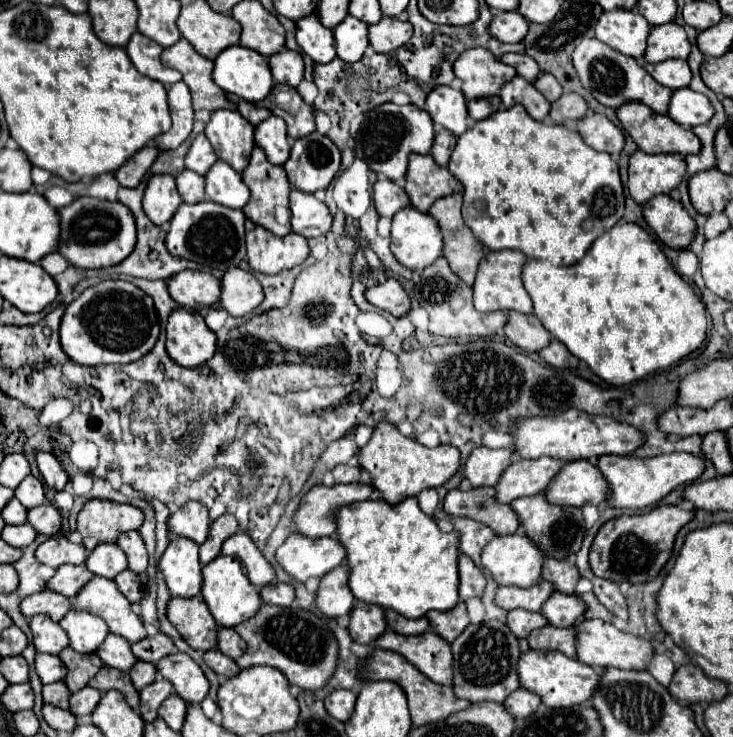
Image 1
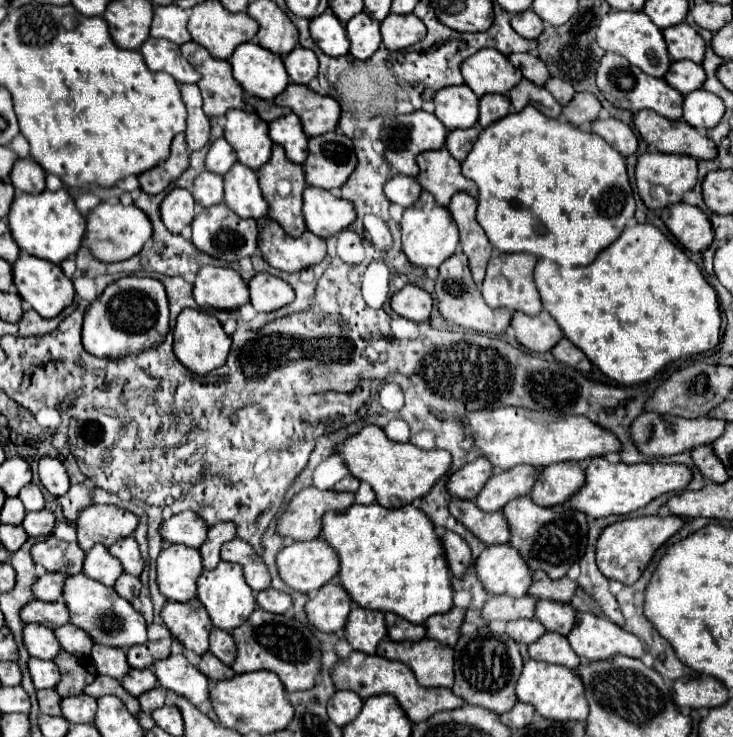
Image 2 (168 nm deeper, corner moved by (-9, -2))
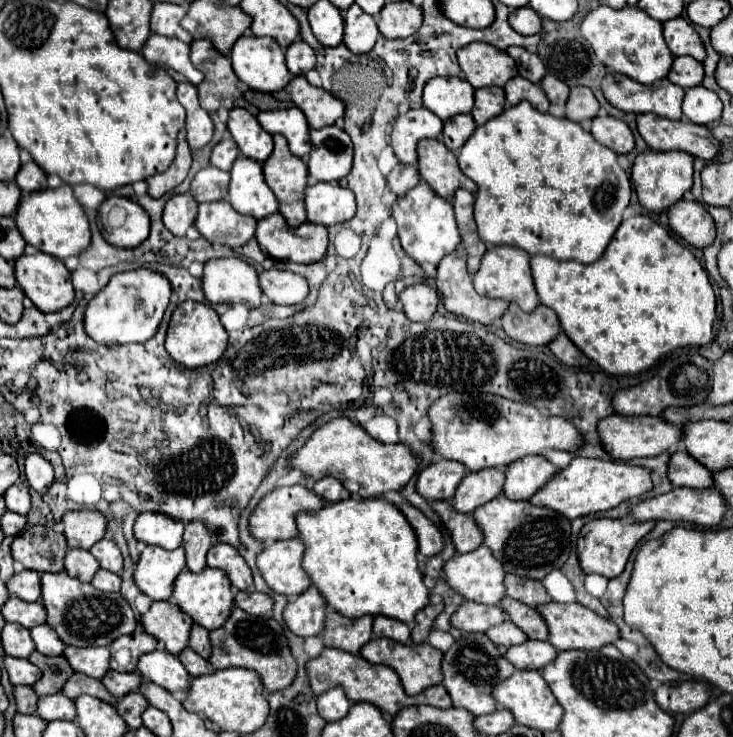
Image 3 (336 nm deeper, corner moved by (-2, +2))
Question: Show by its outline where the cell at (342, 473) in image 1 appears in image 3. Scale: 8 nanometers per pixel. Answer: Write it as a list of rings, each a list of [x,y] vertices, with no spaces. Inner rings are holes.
[[[325,476],[325,478],[321,478],[321,488],[319,488],[319,480],[315,482],[313,492],[315,492],[317,496],[321,496],[325,504],[333,504],[333,502],[341,500],[343,484],[341,484],[337,478],[333,478],[333,476]]]

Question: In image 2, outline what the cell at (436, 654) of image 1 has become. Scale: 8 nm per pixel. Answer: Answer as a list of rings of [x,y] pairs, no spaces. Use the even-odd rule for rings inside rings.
[[[386,638],[378,644],[378,654],[410,666],[422,686],[452,688],[454,684],[454,650],[436,640],[392,642]]]

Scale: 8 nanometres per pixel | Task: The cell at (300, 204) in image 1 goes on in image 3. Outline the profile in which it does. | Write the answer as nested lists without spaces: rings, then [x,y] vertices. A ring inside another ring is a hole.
[[[313,182],[305,198],[307,220],[323,226],[349,222],[355,216],[355,194],[335,182]]]

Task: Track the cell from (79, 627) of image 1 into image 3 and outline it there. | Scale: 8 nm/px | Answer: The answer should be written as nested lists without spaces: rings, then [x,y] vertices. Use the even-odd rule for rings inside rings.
[[[47,624],[31,628],[31,638],[35,642],[35,650],[43,656],[59,656],[65,650],[65,644],[57,640],[57,634],[53,634],[53,628],[47,628]]]

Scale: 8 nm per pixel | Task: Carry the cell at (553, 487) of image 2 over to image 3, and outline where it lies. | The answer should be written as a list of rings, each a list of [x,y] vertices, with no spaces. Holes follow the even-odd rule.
[[[523,456],[505,466],[503,494],[509,500],[529,500],[529,496],[533,496],[537,488],[543,488],[545,482],[557,474],[557,470],[559,468],[555,468],[543,456]]]

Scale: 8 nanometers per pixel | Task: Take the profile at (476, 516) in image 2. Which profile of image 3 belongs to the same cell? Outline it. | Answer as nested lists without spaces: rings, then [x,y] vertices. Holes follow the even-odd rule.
[[[431,502],[431,508],[439,514],[443,524],[449,530],[449,536],[455,544],[455,550],[459,554],[465,554],[469,550],[475,550],[483,544],[481,530],[477,528],[471,514],[457,512],[449,502]]]

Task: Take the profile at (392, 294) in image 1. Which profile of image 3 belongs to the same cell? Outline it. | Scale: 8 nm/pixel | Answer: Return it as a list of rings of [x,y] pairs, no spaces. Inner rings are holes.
[[[413,284],[399,294],[399,300],[403,302],[403,312],[409,320],[429,322],[437,312],[439,294],[427,284]]]

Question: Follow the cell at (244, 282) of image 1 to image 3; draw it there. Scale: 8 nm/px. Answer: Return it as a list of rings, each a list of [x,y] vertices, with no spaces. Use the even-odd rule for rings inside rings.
[[[265,270],[259,274],[261,290],[273,304],[299,304],[309,294],[309,284],[303,276],[289,270]]]

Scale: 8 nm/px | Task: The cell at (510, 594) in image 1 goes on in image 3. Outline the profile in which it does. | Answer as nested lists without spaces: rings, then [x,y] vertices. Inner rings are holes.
[[[465,600],[451,616],[451,626],[461,632],[487,632],[491,626],[497,626],[503,620],[505,612],[501,612],[499,606],[473,604]]]

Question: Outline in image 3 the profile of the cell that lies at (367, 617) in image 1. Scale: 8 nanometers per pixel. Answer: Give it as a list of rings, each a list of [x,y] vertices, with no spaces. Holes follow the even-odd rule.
[[[325,608],[325,628],[323,644],[329,648],[339,648],[349,654],[359,654],[363,644],[371,640],[371,616],[361,616],[361,620],[345,620],[333,608]]]

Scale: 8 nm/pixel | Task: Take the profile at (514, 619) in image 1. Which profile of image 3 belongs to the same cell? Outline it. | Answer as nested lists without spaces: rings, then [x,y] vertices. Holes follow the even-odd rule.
[[[505,620],[505,622],[499,624],[499,626],[489,628],[485,634],[489,636],[489,640],[491,640],[493,644],[497,644],[497,646],[507,646],[507,648],[513,646],[513,644],[523,644],[523,642],[527,640],[527,636],[525,636],[521,630],[517,630],[515,624],[509,624],[509,620]]]

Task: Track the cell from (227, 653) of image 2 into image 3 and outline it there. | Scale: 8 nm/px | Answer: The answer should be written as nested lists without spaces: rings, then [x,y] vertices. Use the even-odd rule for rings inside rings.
[[[193,624],[193,628],[191,628],[191,638],[189,638],[189,648],[195,650],[197,654],[201,654],[201,656],[207,660],[207,658],[209,658],[209,652],[211,652],[209,630],[201,628],[199,624]]]

